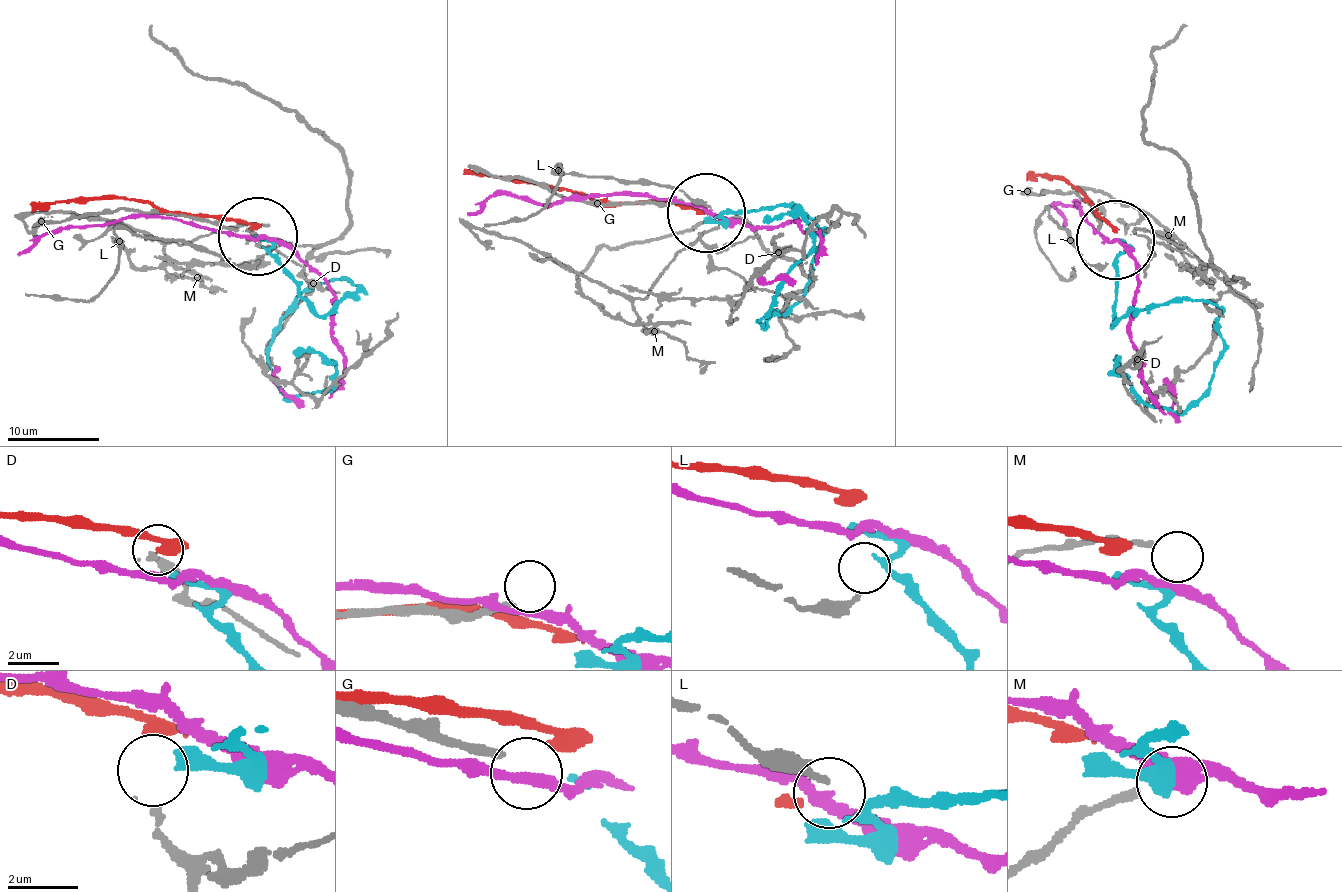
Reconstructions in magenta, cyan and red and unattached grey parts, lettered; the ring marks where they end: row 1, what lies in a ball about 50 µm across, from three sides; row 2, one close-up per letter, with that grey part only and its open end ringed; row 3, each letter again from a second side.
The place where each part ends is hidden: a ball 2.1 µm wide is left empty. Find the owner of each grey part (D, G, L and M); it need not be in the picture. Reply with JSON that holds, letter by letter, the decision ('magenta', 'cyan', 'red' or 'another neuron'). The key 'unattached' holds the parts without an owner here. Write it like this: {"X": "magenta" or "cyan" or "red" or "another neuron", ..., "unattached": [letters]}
{"D": "another neuron", "G": "another neuron", "L": "another neuron", "M": "another neuron", "unattached": ["D", "G", "L", "M"]}

